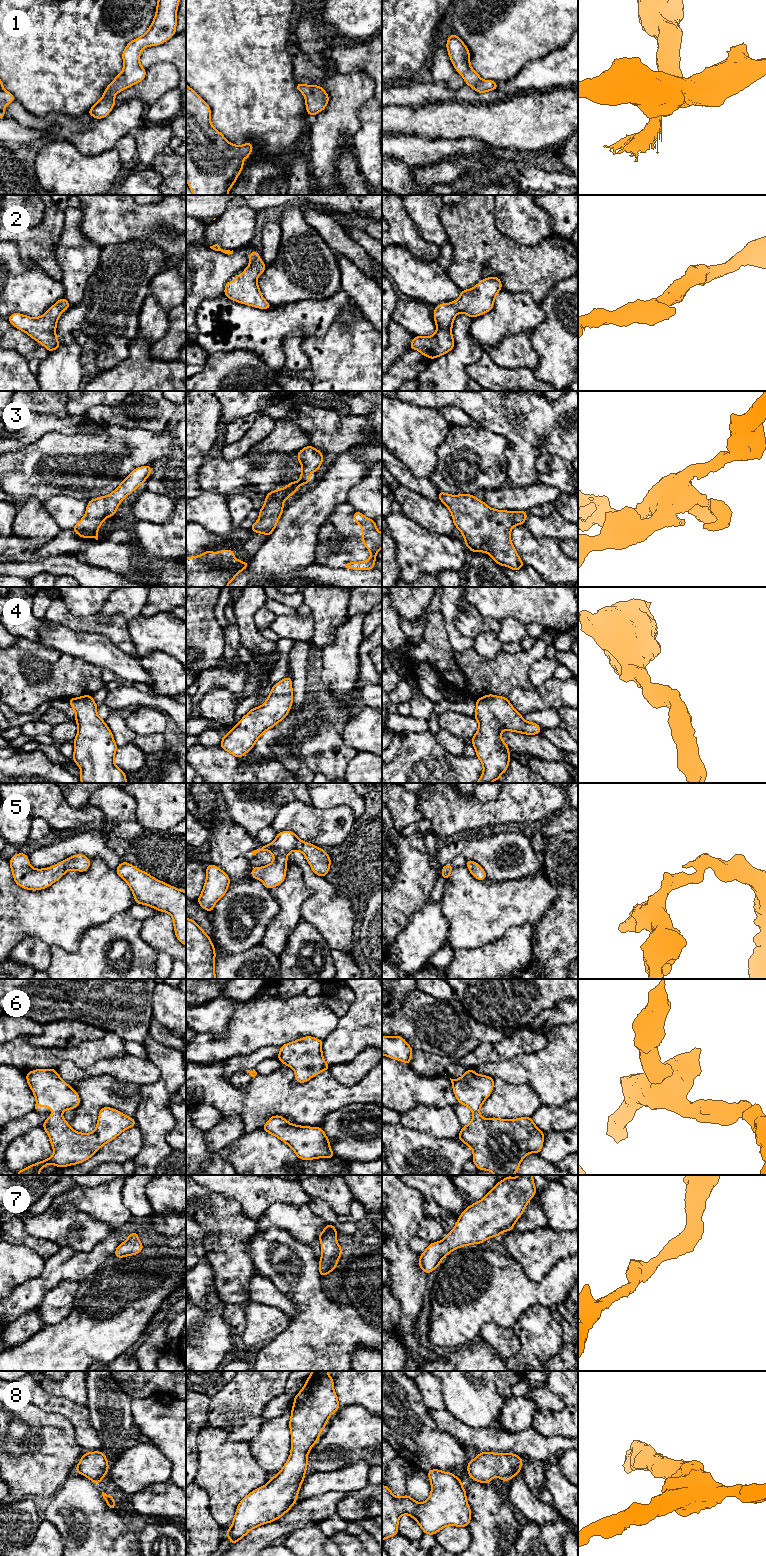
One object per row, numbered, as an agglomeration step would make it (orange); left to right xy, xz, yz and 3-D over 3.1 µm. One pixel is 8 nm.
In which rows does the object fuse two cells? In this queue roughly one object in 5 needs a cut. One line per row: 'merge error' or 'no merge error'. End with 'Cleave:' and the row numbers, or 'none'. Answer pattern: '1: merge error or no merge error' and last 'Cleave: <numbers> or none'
1: no merge error
2: no merge error
3: no merge error
4: no merge error
5: no merge error
6: no merge error
7: no merge error
8: no merge error
Cleave: none

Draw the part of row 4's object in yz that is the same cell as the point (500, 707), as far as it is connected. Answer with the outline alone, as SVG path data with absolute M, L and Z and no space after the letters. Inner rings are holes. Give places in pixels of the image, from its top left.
M488 694L476 700L473 716L479 724L472 737L477 758L483 765L483 773L476 783L491 783L508 769L511 756L510 748L501 738L503 730L535 735L542 728L533 722L527 722L509 702L508 697Z

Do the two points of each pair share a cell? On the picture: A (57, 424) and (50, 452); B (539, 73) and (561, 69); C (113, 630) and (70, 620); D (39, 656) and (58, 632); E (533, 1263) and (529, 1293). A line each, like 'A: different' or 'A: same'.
A: different
B: same
C: same
D: different
E: different

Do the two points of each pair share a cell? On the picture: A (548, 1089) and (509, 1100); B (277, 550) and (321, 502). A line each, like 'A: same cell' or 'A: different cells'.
A: different cells
B: same cell

